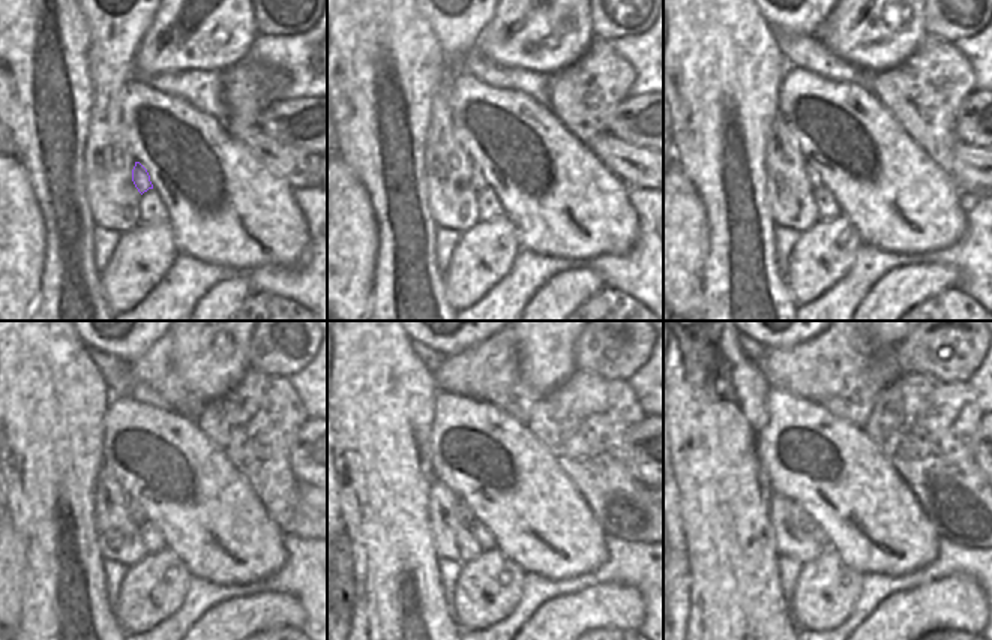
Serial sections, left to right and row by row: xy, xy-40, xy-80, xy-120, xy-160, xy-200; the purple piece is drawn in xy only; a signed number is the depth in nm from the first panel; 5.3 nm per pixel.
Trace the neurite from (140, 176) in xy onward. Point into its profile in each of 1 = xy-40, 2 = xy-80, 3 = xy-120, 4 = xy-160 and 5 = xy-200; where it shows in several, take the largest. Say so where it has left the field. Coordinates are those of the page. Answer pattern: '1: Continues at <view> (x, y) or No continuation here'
1: Continues at xy-40 (477, 180)
2: Continues at xy-80 (814, 179)
3: Continues at xy-120 (137, 513)
4: Continues at xy-160 (464, 514)
5: Continues at xy-200 (799, 517).

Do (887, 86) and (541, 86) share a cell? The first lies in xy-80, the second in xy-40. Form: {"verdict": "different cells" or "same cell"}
{"verdict": "different cells"}

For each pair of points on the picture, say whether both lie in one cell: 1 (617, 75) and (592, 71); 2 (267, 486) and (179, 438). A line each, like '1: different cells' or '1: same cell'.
1: same cell
2: different cells

